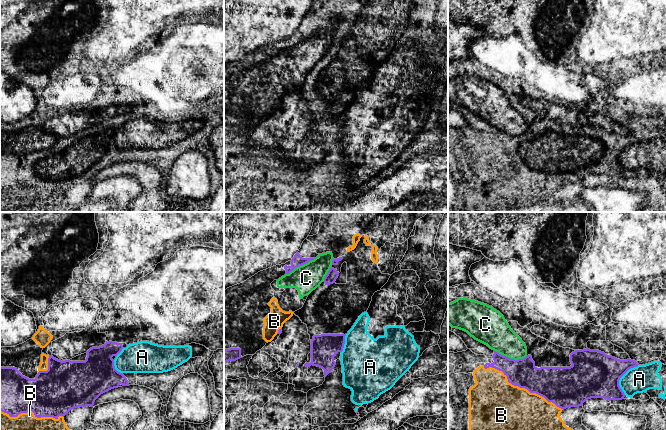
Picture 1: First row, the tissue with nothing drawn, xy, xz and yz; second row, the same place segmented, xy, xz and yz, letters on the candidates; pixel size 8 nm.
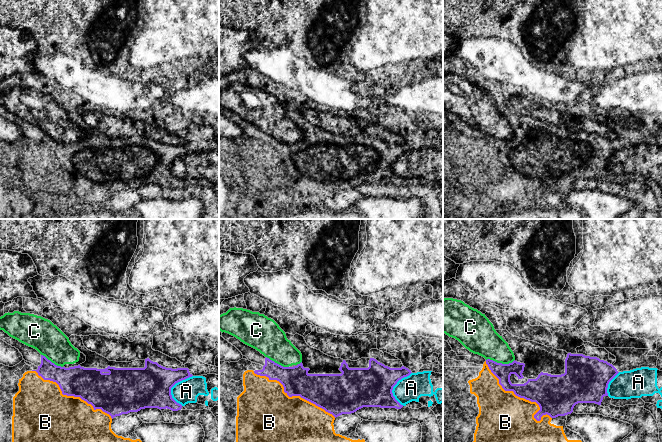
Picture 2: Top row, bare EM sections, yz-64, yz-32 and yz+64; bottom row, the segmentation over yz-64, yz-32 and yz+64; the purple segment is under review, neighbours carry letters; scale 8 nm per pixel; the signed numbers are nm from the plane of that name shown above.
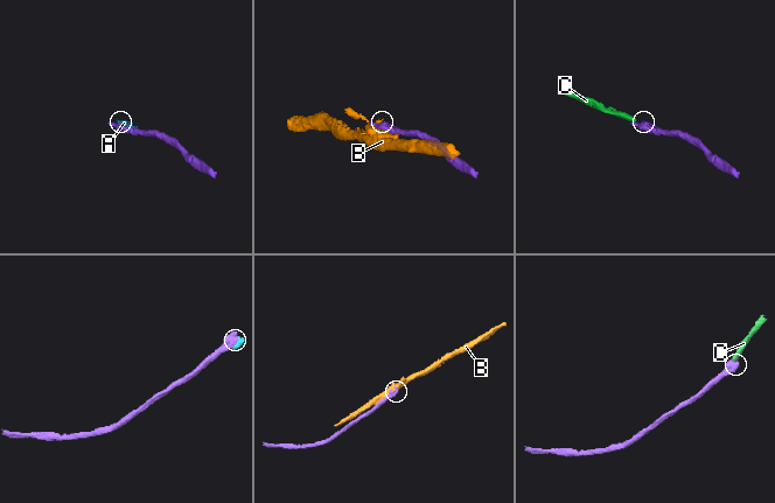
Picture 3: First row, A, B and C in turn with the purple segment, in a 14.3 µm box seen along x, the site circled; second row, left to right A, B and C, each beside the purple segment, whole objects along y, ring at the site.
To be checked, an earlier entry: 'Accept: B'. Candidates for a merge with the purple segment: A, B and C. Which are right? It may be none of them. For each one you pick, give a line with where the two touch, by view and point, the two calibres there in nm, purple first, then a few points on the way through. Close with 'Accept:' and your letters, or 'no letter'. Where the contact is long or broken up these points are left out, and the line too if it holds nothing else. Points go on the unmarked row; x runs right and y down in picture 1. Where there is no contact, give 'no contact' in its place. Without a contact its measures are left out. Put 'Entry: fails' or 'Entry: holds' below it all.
Accept: no letter
Entry: fails

